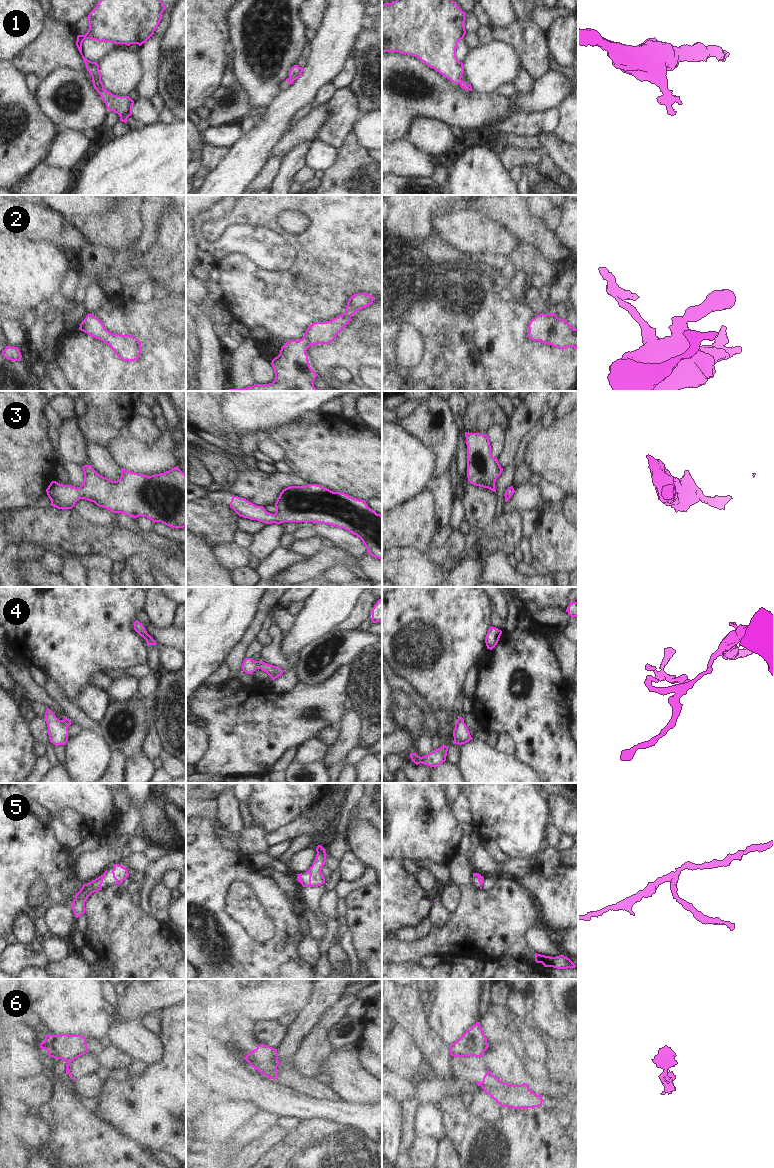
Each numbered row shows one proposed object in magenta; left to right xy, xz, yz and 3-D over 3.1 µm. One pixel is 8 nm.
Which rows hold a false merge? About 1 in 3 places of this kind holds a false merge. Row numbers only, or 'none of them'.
1, 6

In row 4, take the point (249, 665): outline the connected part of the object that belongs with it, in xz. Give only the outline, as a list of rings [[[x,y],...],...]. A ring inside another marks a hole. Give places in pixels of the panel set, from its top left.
[[[245,658],[242,663],[242,670],[247,674],[253,674],[256,669],[266,672],[272,680],[275,680],[283,674],[283,670],[278,666],[273,666],[265,662],[254,661],[252,658]]]

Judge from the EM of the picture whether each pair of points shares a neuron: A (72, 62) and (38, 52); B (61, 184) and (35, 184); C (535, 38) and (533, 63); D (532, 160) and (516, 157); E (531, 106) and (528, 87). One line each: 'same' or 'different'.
A: same
B: same
C: same
D: same
E: different

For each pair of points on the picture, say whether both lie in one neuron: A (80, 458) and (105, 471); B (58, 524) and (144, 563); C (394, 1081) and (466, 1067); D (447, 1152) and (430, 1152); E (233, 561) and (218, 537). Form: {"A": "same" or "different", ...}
{"A": "different", "B": "different", "C": "different", "D": "different", "E": "different"}

